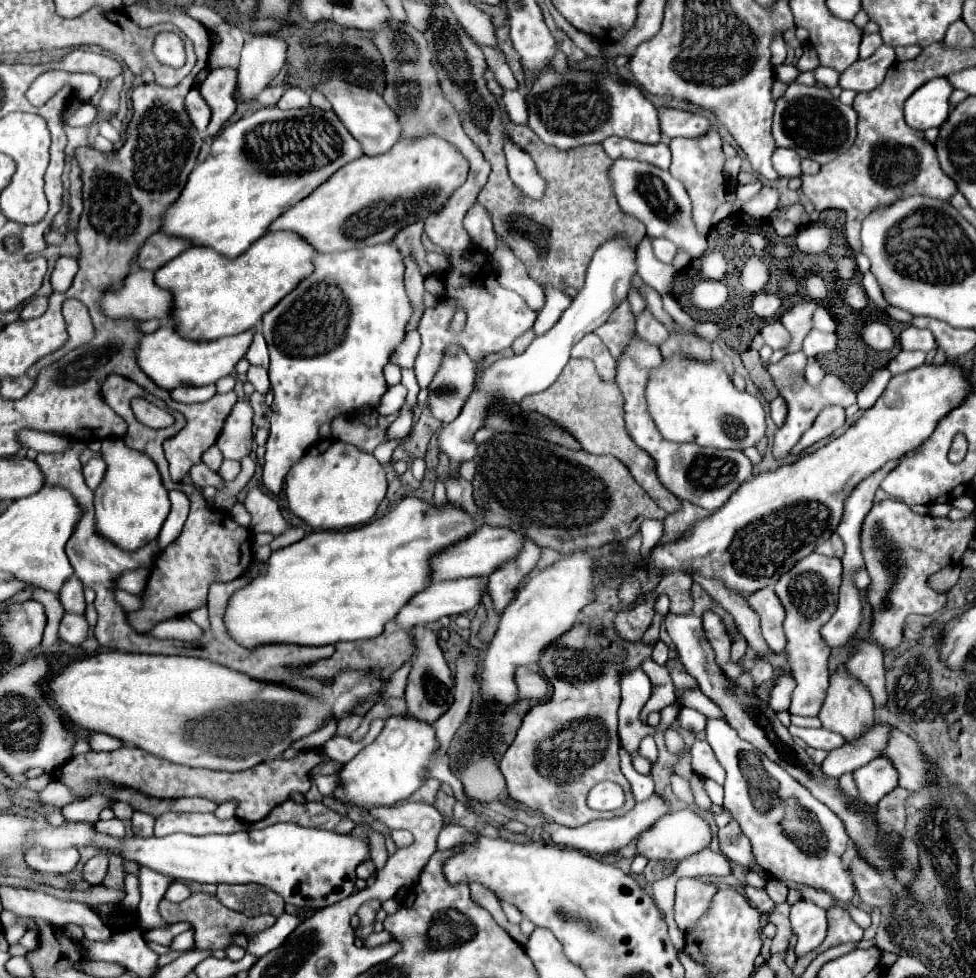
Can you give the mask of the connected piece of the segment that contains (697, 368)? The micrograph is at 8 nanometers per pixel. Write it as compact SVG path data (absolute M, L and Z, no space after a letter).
M681 354L663 358L661 366L653 368L649 374L645 398L657 430L671 442L743 450L757 446L767 430L765 410L759 398L739 392L725 366L717 360L703 362Z

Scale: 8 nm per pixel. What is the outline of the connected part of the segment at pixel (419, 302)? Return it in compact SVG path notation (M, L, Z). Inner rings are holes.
M405 258L405 290L407 290L407 296L411 300L411 318L407 322L407 330L417 330L419 322L421 322L421 316L425 312L425 304L423 304L423 296L425 296L425 288L423 288L423 280L421 274L417 272L417 264L413 264L413 260Z

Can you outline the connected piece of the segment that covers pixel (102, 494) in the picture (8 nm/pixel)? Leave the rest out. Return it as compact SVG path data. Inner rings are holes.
M105 438L101 452L107 462L107 474L95 490L95 528L99 536L107 538L121 550L133 552L159 536L169 514L167 488L163 486L153 460L129 448L121 438Z

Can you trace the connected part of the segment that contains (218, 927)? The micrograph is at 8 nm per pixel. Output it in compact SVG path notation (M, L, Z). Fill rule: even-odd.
M191 894L185 902L179 902L179 904L173 904L173 902L167 902L167 900L161 900L159 904L159 914L161 918L167 922L167 924L175 924L175 922L189 922L193 928L195 928L195 942L197 942L197 948L211 948L211 950L225 950L229 946L241 946L241 948L247 948L249 944L249 936L255 936L267 928L271 928L275 924L275 916L271 914L265 914L265 916L245 916L245 914L239 914L239 912L233 912L229 908L225 908L215 896L209 896L209 894Z

